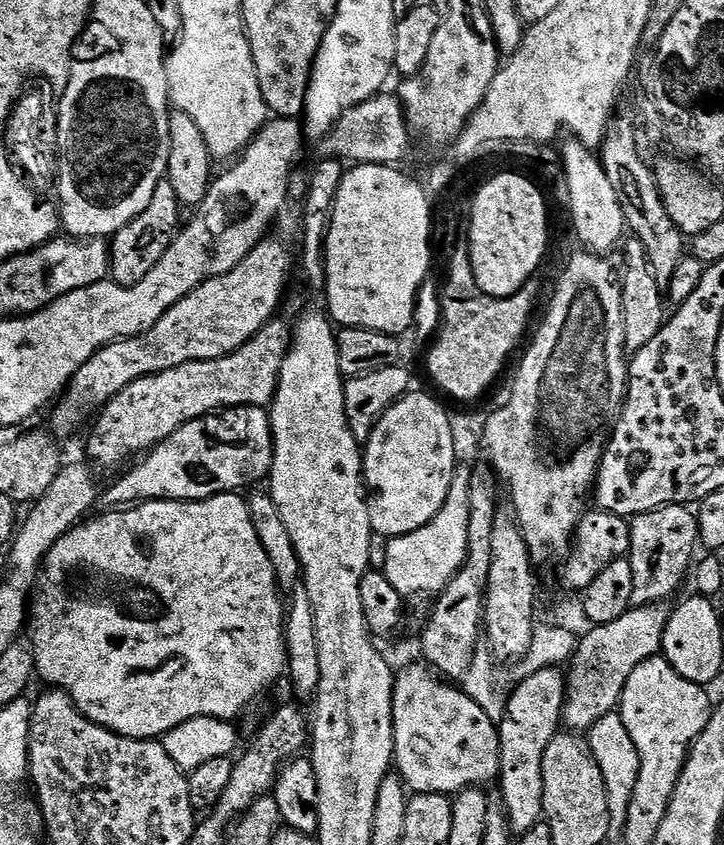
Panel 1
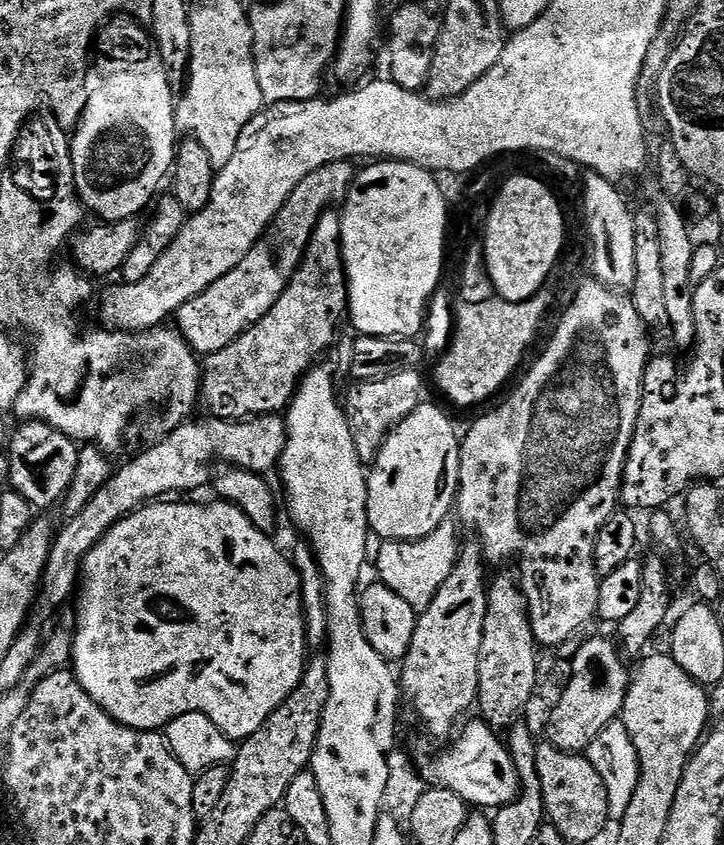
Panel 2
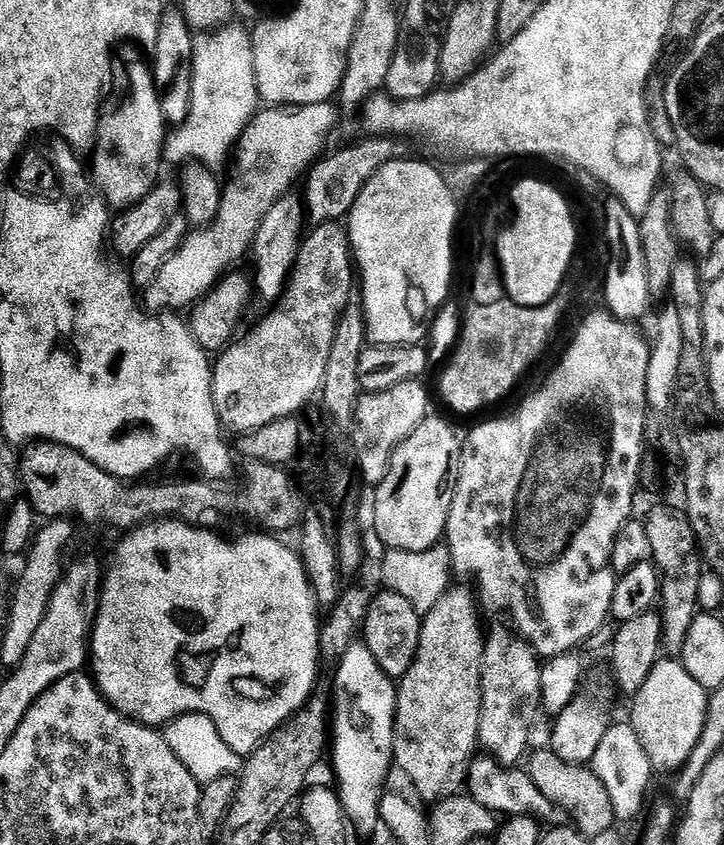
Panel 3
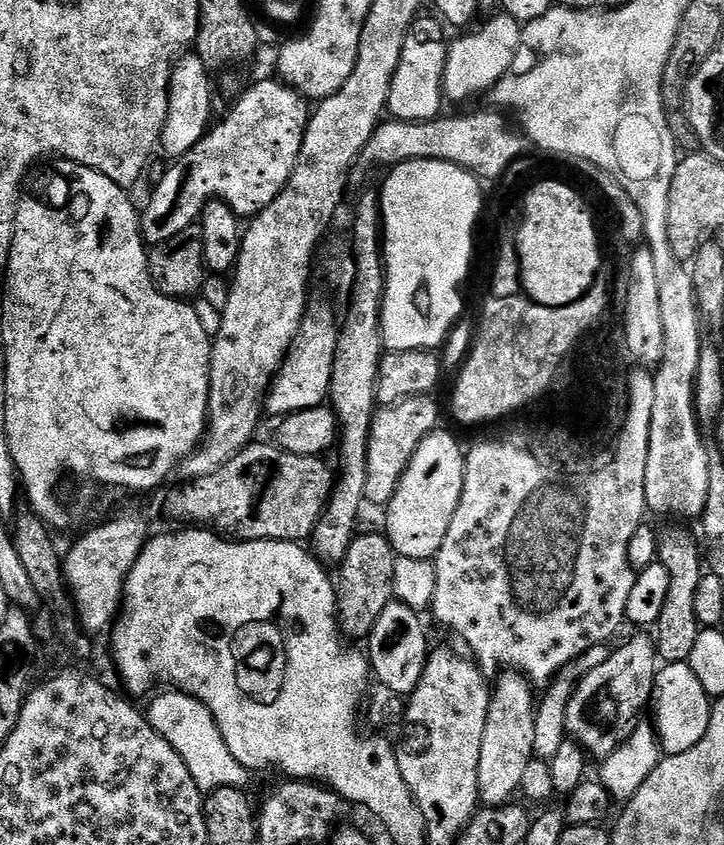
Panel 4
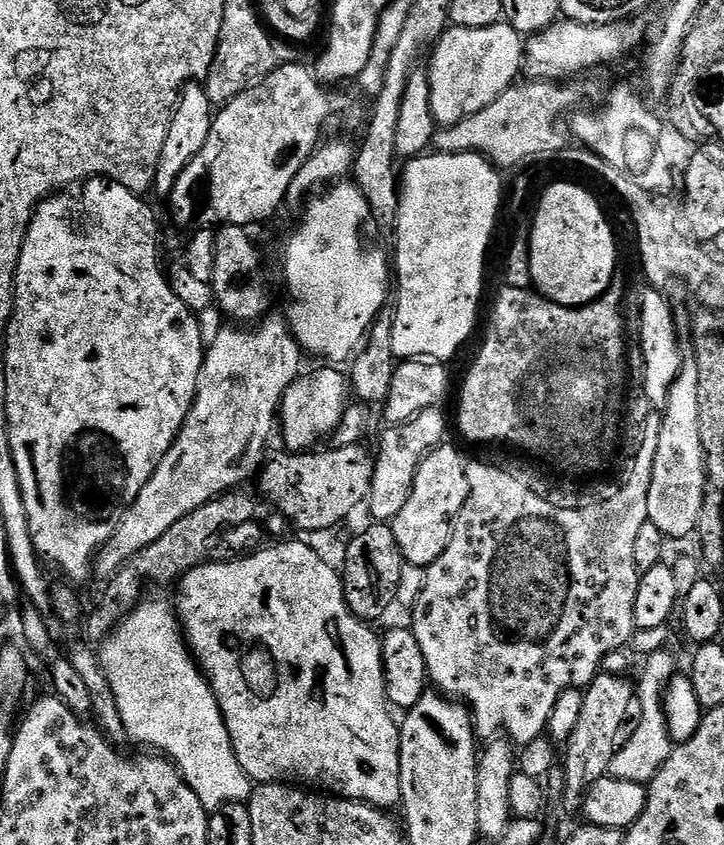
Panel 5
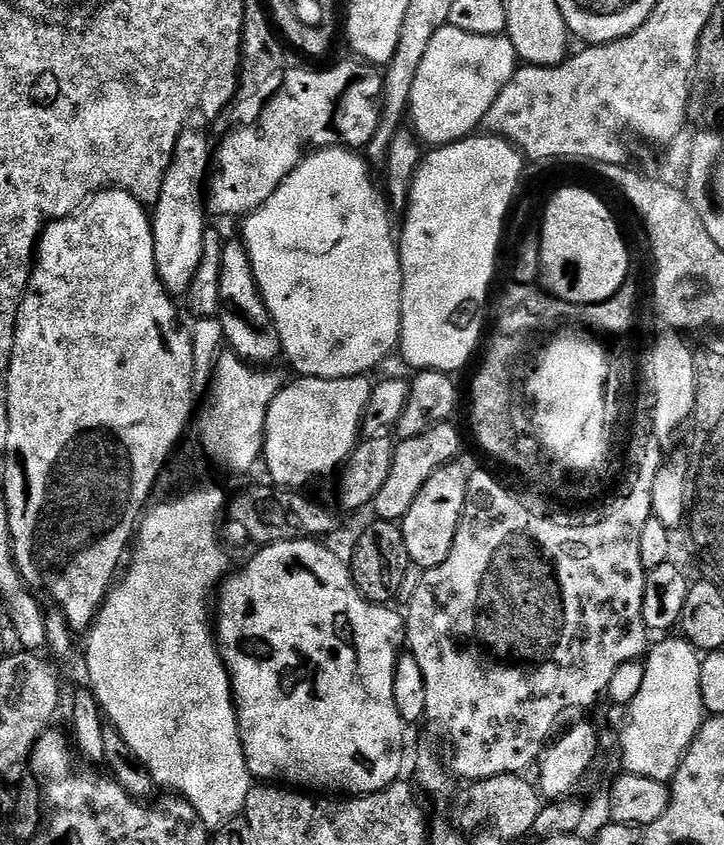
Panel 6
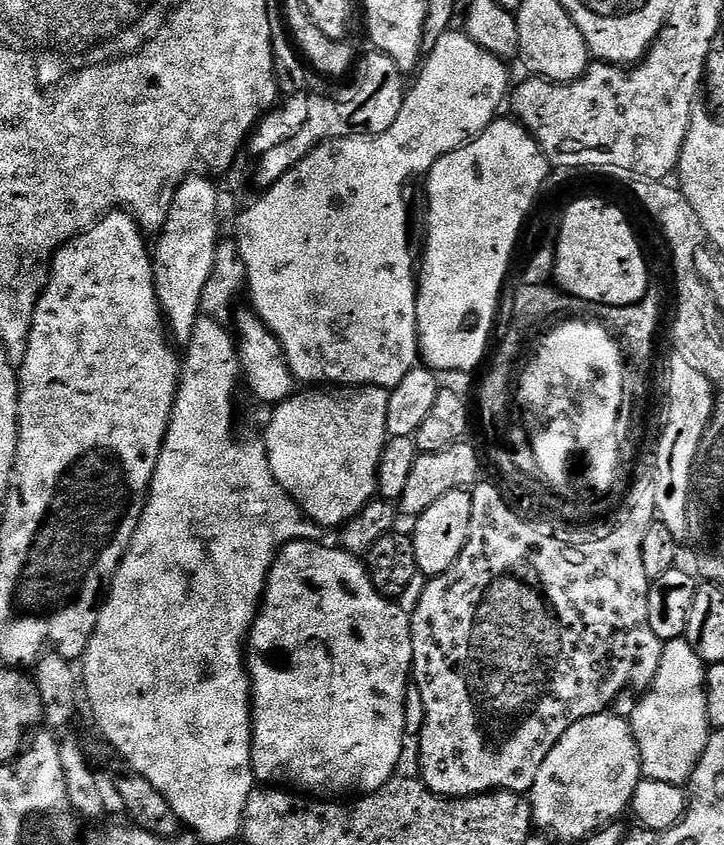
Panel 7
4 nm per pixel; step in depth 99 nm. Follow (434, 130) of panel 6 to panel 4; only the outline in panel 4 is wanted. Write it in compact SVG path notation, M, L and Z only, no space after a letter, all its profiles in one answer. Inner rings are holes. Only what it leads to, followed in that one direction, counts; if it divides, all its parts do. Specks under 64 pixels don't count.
M497 14L489 24L484 24L473 36L460 34L448 45L446 70L444 71L444 94L449 101L468 100L471 96L491 93L500 79L513 71L512 63L520 49L522 25L512 16Z

